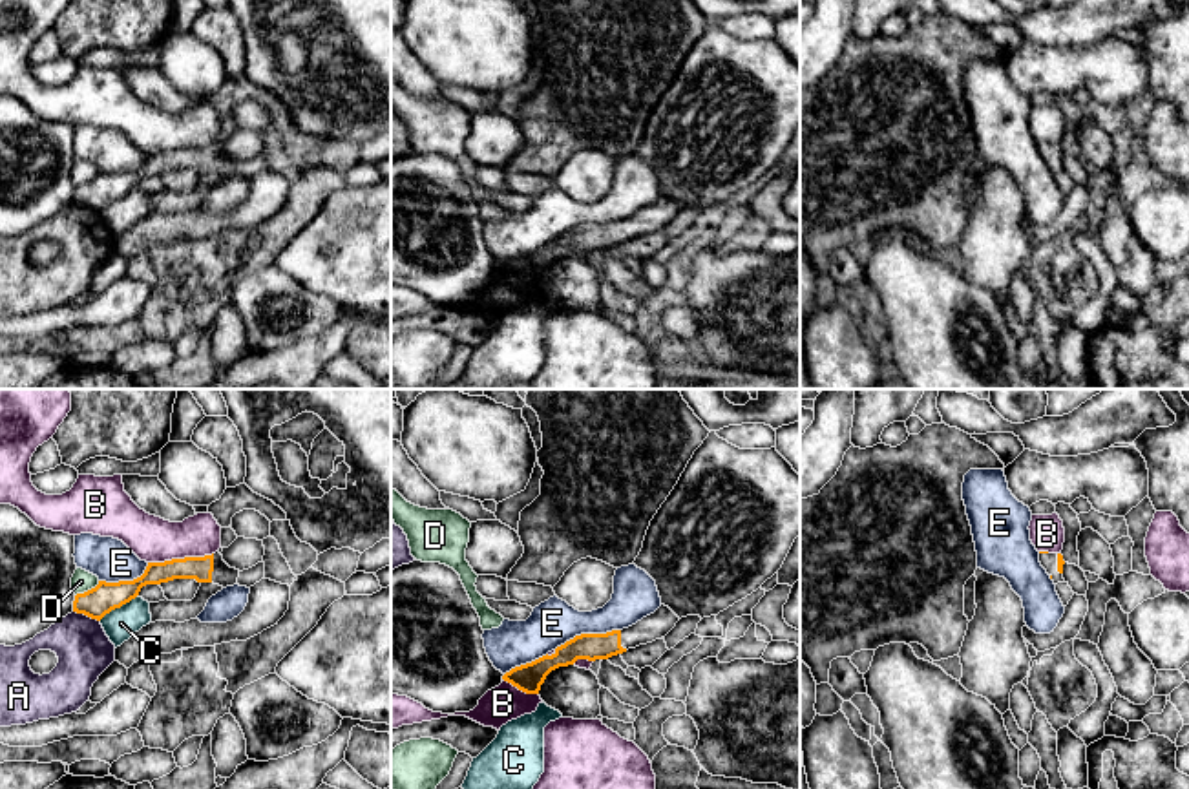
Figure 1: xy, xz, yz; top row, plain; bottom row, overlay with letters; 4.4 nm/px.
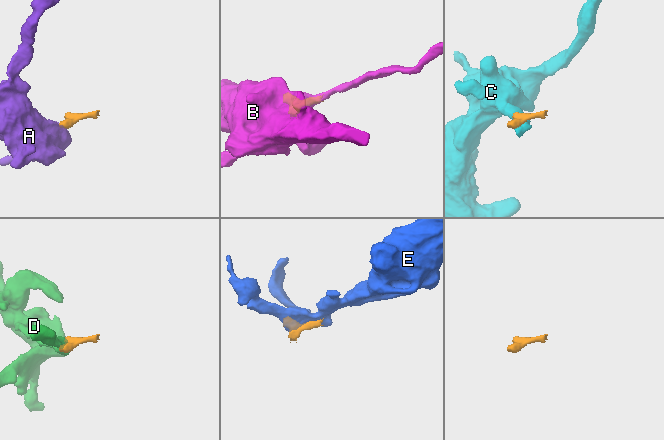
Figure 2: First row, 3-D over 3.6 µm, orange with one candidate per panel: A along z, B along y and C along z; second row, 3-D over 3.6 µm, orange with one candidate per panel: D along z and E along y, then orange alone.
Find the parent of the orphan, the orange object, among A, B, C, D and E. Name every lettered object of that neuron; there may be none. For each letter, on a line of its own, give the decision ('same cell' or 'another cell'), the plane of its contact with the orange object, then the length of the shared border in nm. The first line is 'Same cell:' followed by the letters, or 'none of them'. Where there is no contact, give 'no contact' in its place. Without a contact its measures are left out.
Same cell: none of them
A: another cell; meets orange in xy; contact 130 nm long
B: another cell; meets orange in xy; contact 300 nm long
C: another cell; meets orange in xy; contact 200 nm long
D: another cell; meets orange in xy; contact 130 nm long
E: another cell; meets orange in xz; contact 300 nm long

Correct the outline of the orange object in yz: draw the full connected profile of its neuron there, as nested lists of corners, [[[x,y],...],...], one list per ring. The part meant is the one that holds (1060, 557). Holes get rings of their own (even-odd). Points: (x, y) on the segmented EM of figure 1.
[[[1039,552],[1039,563],[1054,581],[1054,584],[1063,583],[1063,555],[1061,553],[1048,553],[1048,552]]]

